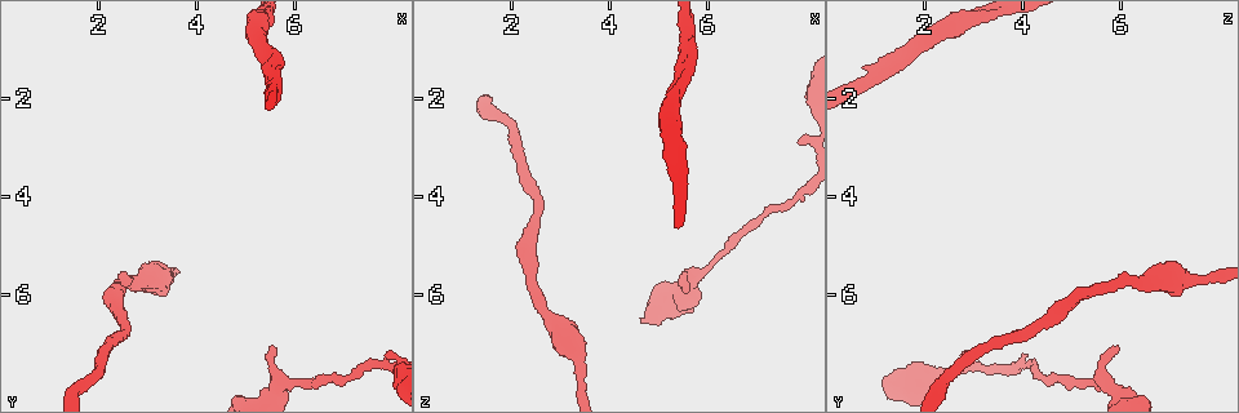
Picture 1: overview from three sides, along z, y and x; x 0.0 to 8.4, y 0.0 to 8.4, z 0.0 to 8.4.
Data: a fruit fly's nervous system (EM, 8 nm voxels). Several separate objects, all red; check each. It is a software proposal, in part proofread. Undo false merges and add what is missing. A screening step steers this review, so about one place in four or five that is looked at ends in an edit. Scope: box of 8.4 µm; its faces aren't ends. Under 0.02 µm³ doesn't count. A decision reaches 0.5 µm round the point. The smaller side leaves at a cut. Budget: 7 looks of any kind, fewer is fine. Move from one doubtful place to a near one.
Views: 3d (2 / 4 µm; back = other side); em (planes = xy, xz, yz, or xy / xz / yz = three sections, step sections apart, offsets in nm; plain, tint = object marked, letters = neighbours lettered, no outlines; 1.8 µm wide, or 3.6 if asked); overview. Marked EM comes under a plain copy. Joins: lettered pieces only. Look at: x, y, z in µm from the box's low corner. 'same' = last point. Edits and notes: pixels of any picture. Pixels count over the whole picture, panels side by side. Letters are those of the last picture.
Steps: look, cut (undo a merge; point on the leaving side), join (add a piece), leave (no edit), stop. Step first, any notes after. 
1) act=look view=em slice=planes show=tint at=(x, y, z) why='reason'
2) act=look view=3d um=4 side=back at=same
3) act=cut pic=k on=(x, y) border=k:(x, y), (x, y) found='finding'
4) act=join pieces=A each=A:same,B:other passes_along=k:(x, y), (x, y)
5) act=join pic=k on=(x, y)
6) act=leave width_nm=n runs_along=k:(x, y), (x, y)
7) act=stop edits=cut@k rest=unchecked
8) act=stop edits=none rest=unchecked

act=look view=3d um=2 at=(7.85, 7.10, 2.85) why='branch stops here'

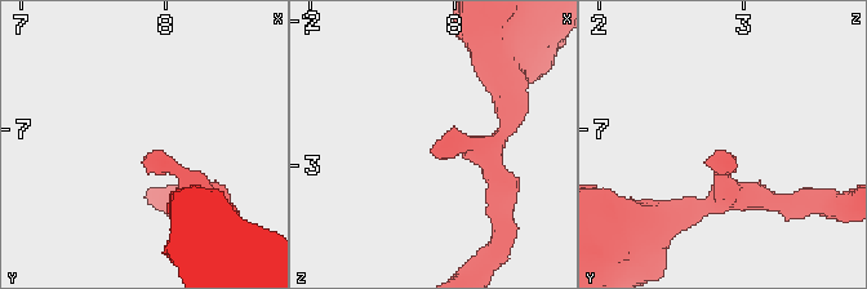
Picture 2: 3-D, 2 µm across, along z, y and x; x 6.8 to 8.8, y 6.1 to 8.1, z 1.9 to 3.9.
act=look view=em slice=planes show=letters at=(7.84, 7.18, 2.92)

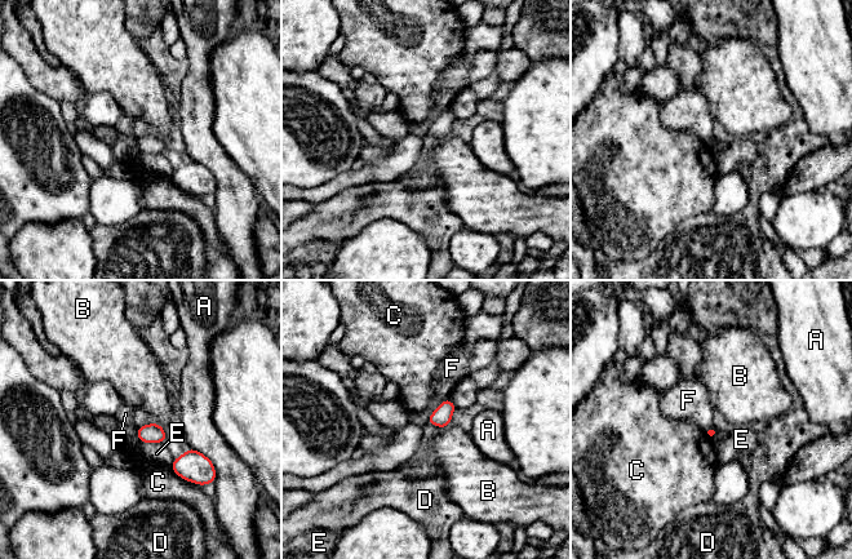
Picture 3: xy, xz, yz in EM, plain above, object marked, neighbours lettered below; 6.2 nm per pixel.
act=leave each=A:other,B:other,C:other,D:other,E:other,F:other found='no lettered piece goes on from it'

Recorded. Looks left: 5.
act=look view=3d um=2 at=(3.35, 5.75, 7.45) why='calibre changes'

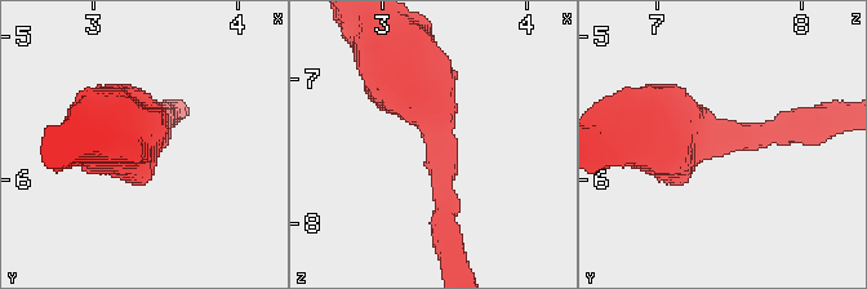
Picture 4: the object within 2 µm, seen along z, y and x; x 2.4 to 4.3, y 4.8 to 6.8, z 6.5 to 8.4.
act=look view=em slice=planes show=tint at=(3.36, 5.70, 7.46) why='shape alone is not enough'

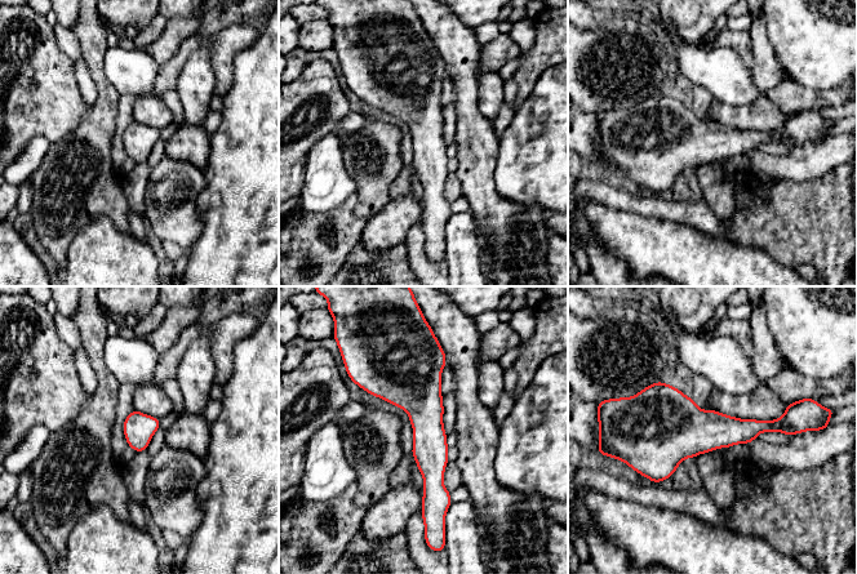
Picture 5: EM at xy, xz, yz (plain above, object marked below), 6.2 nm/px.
act=look view=em slice=planes show=letters at=same why='what lies round it'

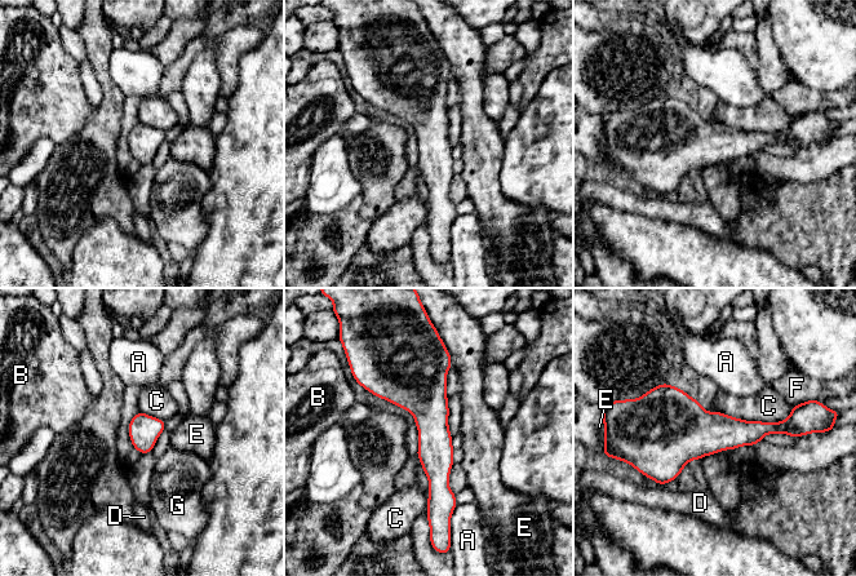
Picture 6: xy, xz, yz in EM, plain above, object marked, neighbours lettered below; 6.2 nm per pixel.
act=leave each=A:other,B:other,C:other,D:other,E:other,F:other,G:other found='one neuron here'

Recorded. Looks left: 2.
act=look view=em slice=xz step=8 show=tint at=(5.55, 7.05, 5.95) why='free end'

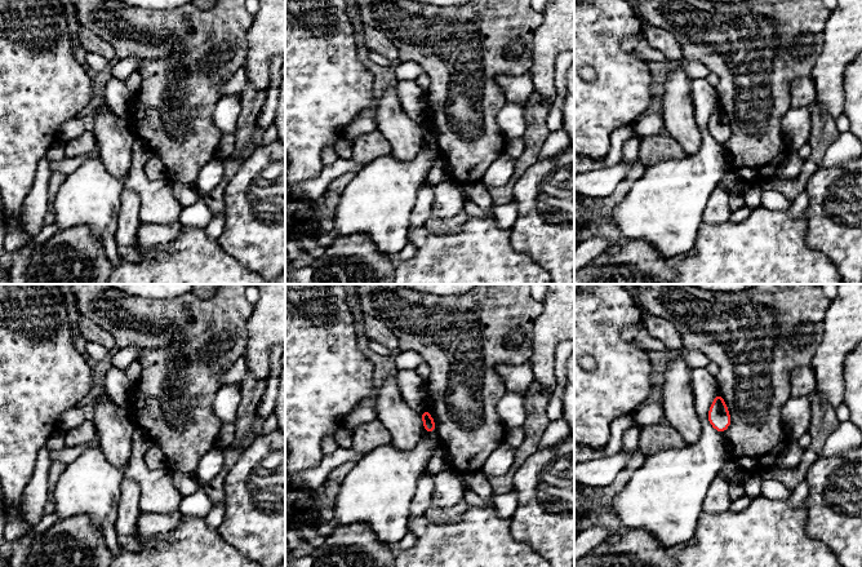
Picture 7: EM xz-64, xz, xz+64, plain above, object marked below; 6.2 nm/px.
act=look view=em slice=planes show=letters at=same

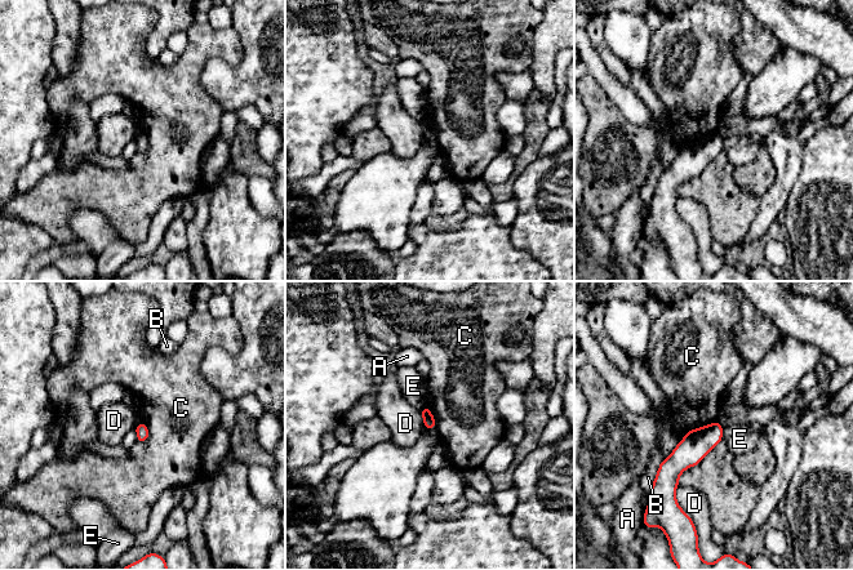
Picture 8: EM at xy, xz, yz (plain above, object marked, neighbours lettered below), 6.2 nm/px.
act=leave each=A:other,B:other,C:other,D:other,E:other runs_along=8:(719, 428), (660, 475) found='none of them fits'

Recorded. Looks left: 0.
act=stop edits=none rest=unchecked

